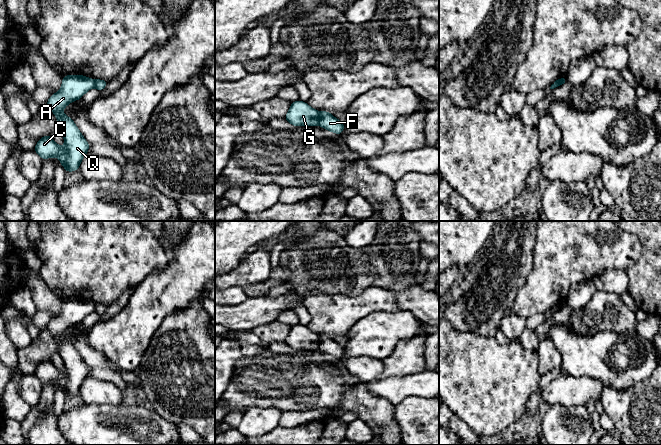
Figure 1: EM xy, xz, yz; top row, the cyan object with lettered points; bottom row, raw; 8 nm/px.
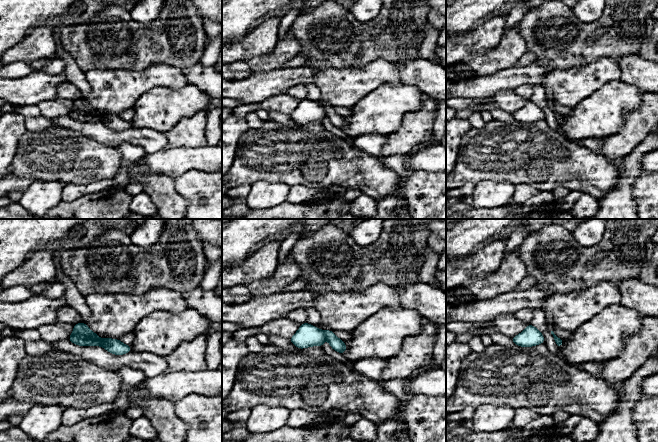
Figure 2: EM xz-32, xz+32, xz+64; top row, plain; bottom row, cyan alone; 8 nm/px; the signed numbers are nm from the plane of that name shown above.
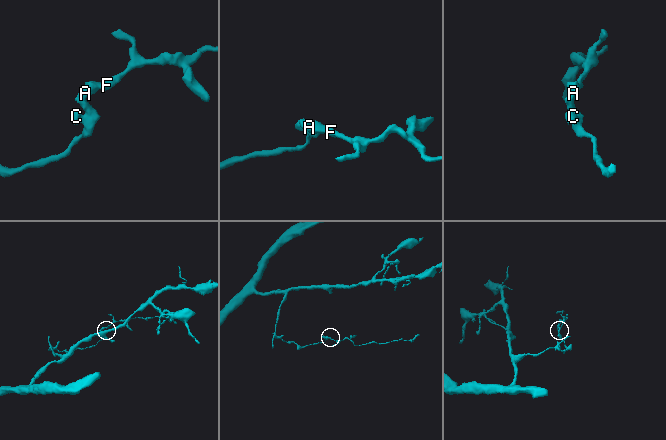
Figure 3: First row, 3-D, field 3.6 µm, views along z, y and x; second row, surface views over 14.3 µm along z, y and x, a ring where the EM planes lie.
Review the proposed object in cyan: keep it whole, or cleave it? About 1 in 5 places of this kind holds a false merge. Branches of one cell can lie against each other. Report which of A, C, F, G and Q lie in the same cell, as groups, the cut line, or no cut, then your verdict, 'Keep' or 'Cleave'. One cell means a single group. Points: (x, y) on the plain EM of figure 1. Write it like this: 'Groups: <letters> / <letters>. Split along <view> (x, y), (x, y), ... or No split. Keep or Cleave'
Groups: A C G Q / F. Split along xz (317, 336), (318, 347). Cleave

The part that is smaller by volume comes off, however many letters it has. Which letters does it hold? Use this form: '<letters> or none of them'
F

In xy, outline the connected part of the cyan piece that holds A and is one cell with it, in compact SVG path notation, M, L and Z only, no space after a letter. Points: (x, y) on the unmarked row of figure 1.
M65 299L57 317L46 326L49 333L58 343L59 355L64 362L65 370L56 368L50 359L43 360L37 366L34 375L44 384L57 381L66 396L79 393L80 387L88 377L90 368L85 364L74 345L63 337L63 333L94 311L94 303L83 299Z

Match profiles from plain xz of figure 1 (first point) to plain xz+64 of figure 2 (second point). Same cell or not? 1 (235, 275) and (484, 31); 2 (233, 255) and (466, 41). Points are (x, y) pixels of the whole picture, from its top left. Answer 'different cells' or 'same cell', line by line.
1: same cell
2: different cells

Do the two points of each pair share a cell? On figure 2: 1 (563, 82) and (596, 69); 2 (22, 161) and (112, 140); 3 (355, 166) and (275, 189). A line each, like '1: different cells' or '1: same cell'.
1: same cell
2: different cells
3: different cells

